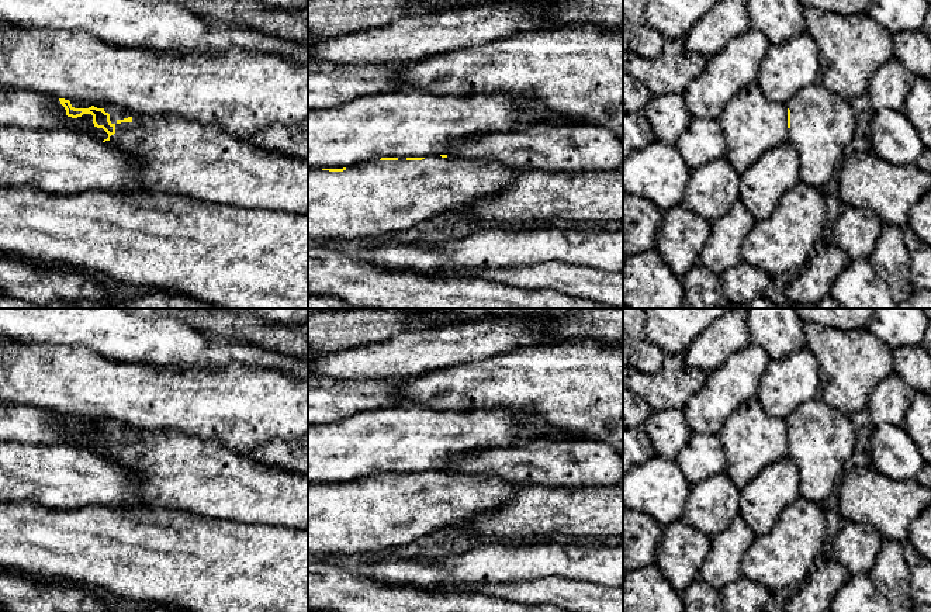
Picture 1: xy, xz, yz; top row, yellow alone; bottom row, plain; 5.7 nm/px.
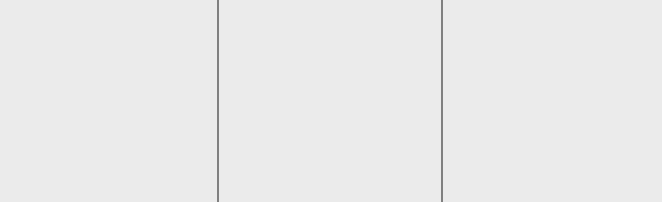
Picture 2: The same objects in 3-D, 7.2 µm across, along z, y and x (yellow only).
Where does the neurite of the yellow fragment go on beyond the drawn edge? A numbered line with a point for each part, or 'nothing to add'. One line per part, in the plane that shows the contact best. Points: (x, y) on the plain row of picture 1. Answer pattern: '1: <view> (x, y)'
1: xy (176, 472)

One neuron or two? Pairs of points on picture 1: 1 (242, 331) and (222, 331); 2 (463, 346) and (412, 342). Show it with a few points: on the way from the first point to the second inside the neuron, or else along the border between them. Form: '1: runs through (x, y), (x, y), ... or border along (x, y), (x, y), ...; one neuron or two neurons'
1: runs through (238, 331), (227, 331); one neuron
2: runs through (450, 346), (425, 346); one neuron

